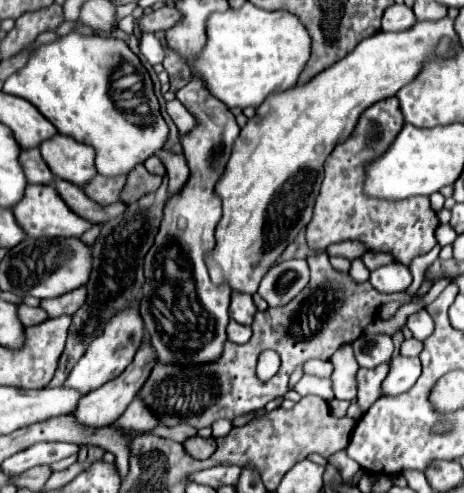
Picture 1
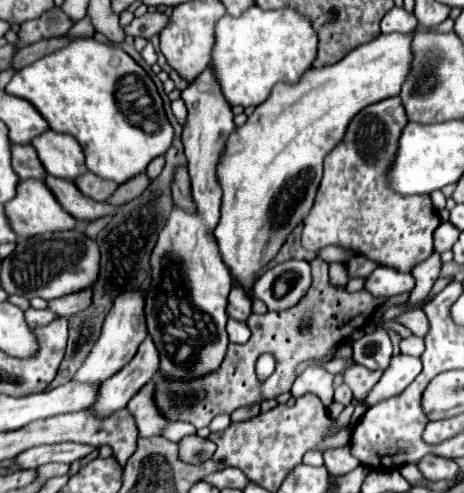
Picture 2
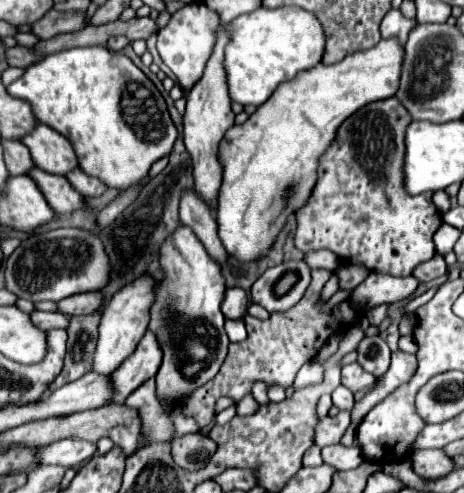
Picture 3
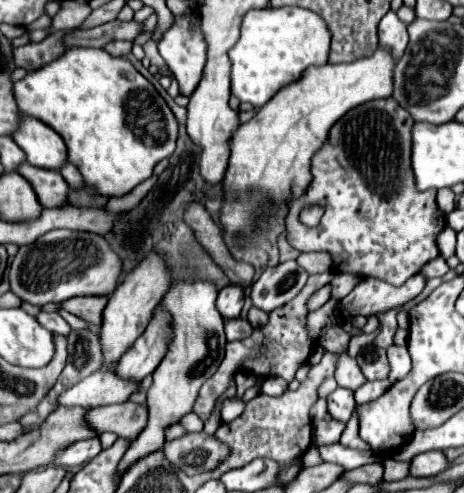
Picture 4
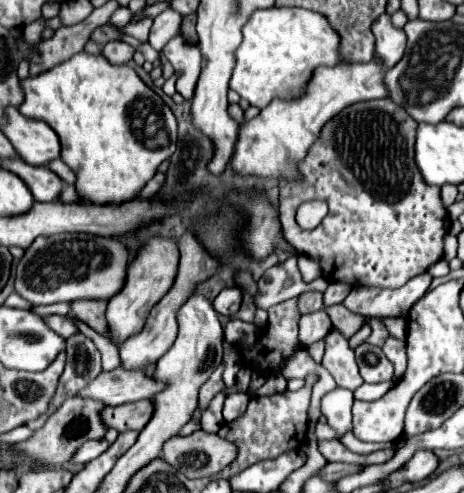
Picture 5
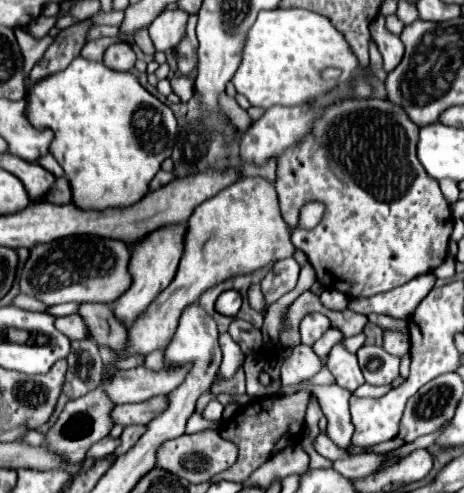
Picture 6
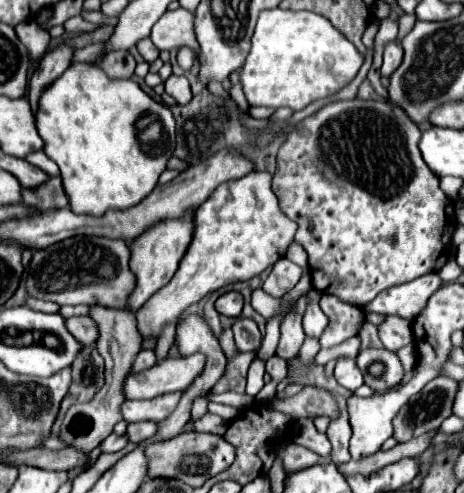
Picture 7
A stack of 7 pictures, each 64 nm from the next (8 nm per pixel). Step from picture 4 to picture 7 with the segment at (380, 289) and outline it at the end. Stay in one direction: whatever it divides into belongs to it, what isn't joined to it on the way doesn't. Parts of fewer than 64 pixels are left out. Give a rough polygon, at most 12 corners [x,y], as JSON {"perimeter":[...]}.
{"perimeter":[[436,272],[380,292],[362,312],[412,320],[442,286]]}

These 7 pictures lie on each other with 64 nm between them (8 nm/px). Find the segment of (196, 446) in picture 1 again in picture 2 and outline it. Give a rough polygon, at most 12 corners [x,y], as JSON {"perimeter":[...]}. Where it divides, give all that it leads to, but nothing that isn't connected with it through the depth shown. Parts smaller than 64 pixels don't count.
{"perimeter":[[208,438],[180,440],[180,458],[202,464],[212,458],[216,444]]}

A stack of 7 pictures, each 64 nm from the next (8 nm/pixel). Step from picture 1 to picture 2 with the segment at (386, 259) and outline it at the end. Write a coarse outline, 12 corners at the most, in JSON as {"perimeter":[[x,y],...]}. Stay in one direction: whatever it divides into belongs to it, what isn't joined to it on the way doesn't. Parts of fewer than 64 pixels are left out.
{"perimeter":[[354,256],[346,262],[350,278],[368,278],[374,268],[374,260],[366,256]]}

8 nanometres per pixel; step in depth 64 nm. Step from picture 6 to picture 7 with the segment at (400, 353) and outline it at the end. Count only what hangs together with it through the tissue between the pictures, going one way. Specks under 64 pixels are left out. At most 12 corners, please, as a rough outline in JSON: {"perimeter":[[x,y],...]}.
{"perimeter":[[386,316],[378,326],[386,350],[412,344],[412,322]]}

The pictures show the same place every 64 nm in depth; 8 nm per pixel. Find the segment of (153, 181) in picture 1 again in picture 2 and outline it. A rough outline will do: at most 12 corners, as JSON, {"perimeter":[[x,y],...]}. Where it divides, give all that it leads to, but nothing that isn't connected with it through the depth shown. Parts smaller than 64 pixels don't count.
{"perimeter":[[142,172],[118,186],[110,204],[124,206],[150,186]]}

